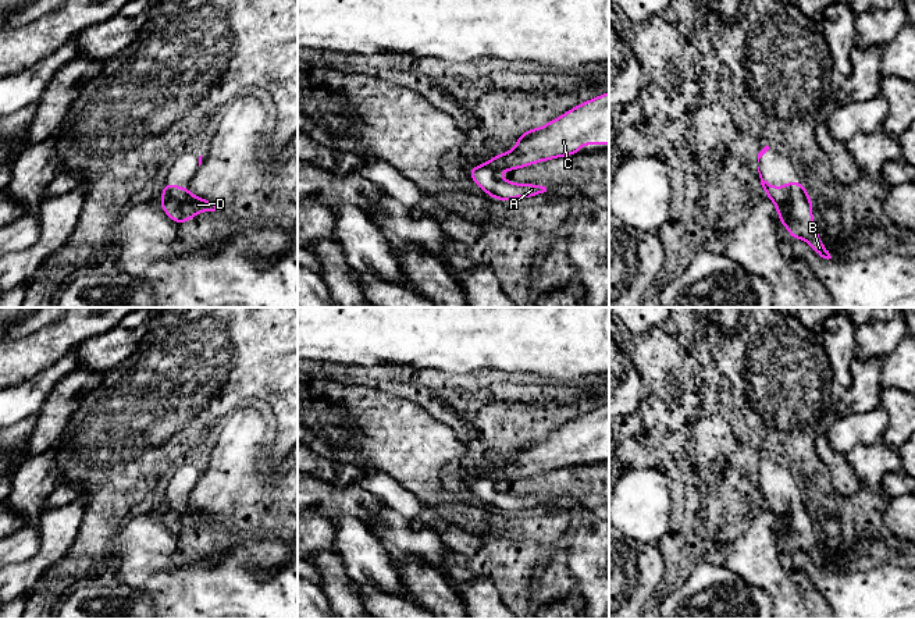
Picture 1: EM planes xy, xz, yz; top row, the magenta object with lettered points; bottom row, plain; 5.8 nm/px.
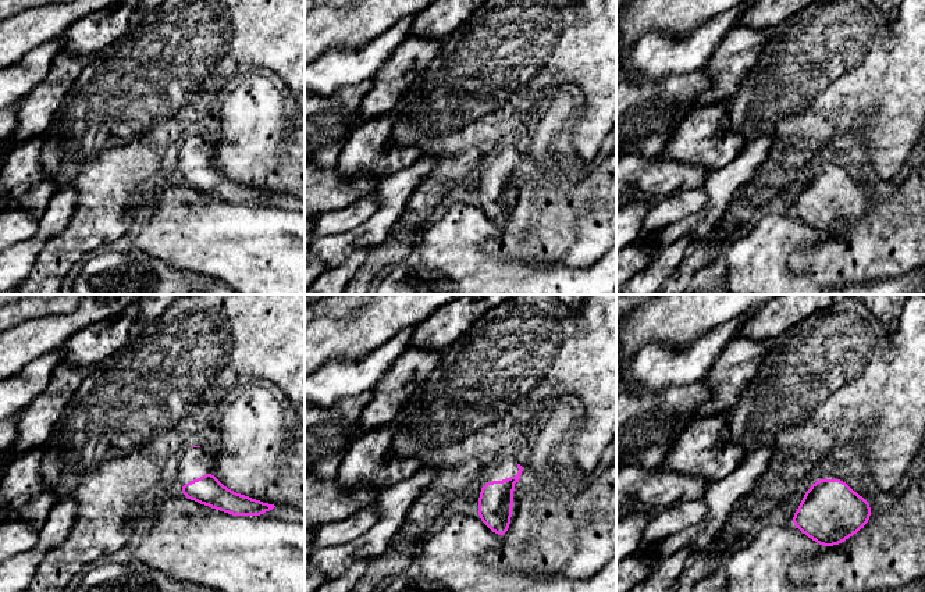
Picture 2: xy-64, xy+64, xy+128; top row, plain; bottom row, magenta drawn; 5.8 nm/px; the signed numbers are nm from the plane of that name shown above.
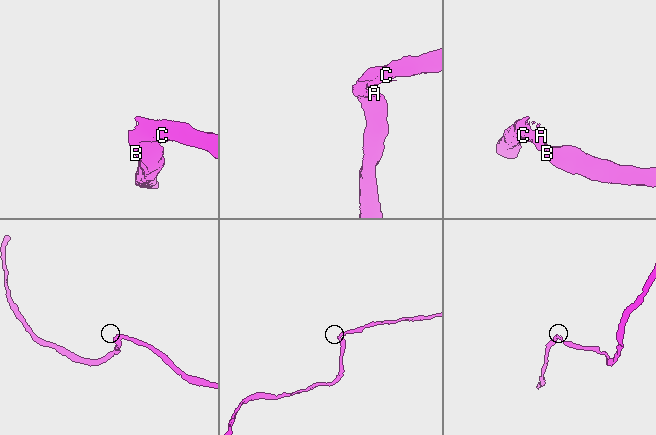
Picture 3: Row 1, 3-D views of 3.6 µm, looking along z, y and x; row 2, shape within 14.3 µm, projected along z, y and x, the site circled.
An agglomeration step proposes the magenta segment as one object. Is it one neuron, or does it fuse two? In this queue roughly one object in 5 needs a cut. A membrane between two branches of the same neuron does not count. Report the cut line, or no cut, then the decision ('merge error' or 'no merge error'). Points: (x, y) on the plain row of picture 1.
cut none; no merge error

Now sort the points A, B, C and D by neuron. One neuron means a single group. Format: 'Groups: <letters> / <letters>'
Groups: A B C D

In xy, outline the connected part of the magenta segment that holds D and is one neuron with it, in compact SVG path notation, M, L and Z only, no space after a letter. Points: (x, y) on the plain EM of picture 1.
M164 495L159 513L164 524L178 536L189 533L199 524L218 522L210 512L192 506L188 497L179 499L177 495Z

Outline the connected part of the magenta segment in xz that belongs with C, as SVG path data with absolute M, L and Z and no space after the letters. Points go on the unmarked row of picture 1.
M609 403L570 420L544 438L526 442L515 460L474 477L469 490L498 512L531 509L545 498L502 491L501 483L517 481L545 472L581 465L580 456L609 456Z

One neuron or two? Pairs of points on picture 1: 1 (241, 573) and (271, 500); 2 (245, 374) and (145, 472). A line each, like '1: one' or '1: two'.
1: two
2: one

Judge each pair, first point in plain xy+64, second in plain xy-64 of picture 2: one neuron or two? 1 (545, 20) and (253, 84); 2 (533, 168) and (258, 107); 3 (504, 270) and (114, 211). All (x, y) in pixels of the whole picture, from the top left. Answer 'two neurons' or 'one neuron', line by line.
1: two neurons
2: one neuron
3: two neurons

